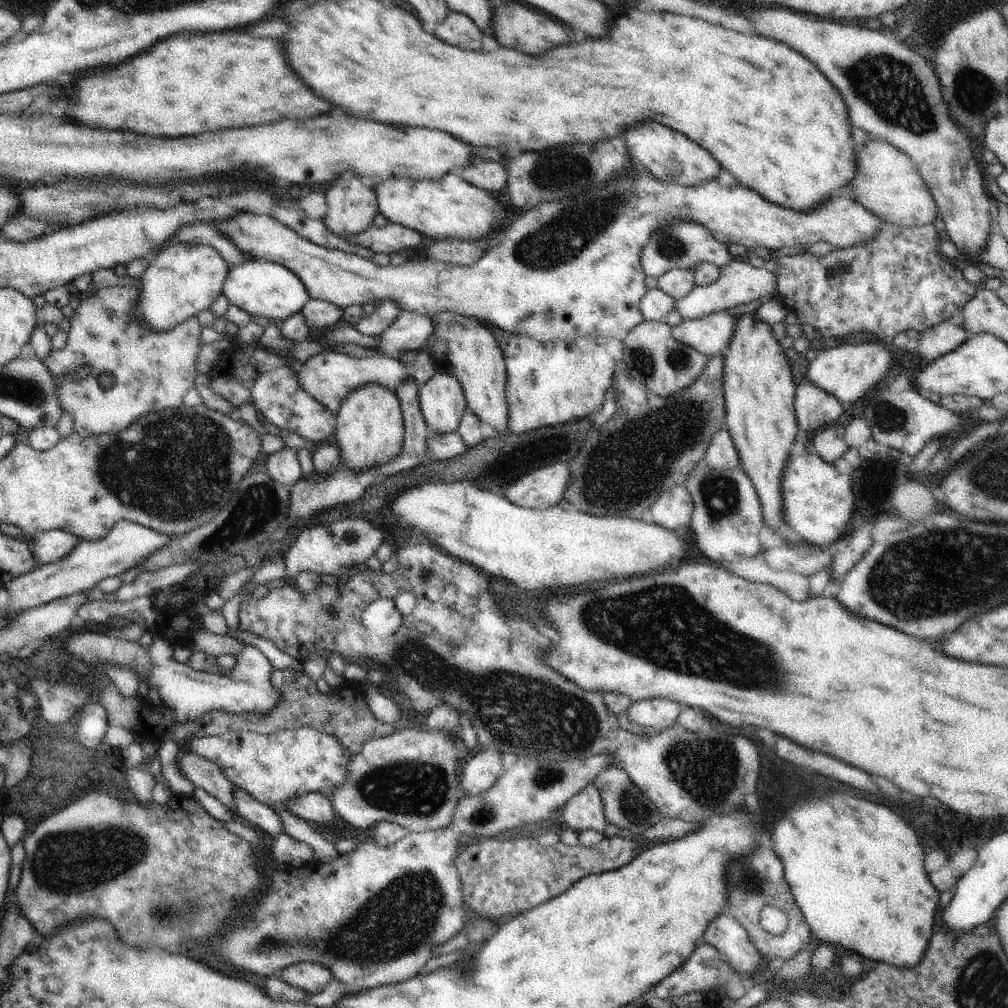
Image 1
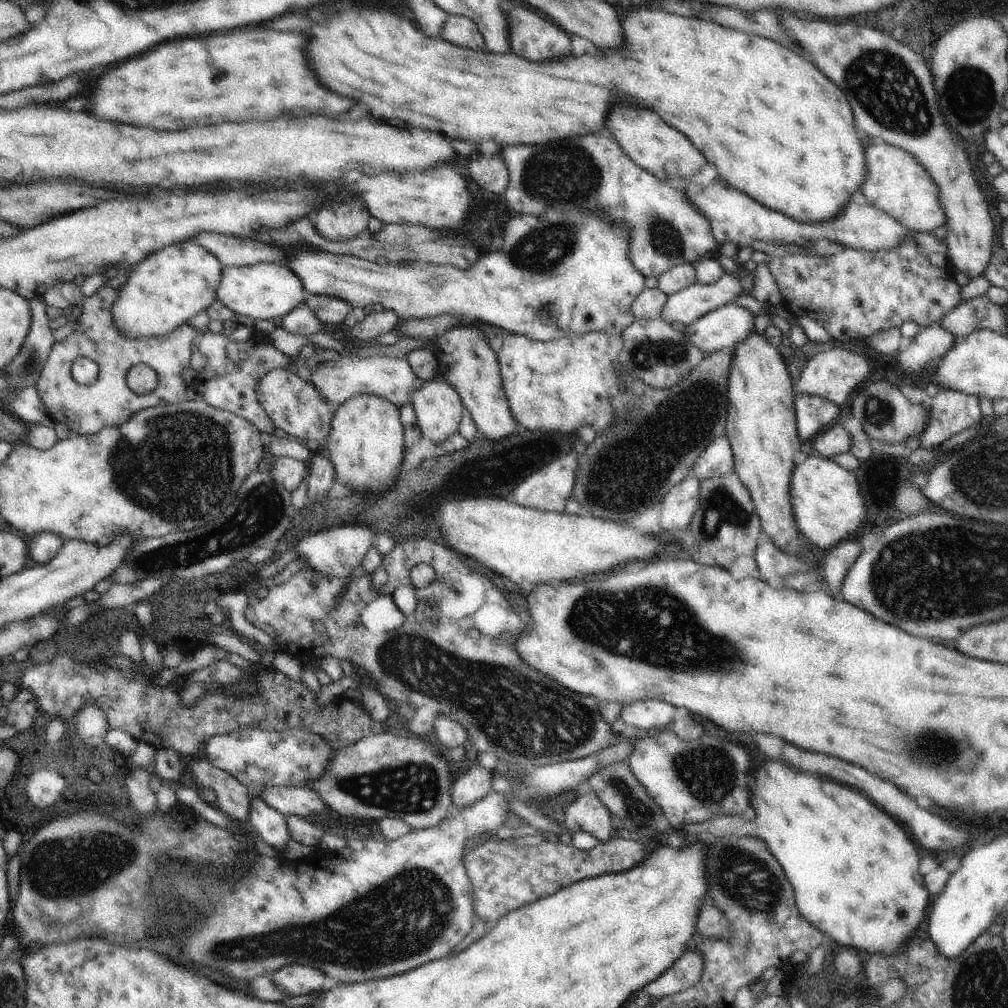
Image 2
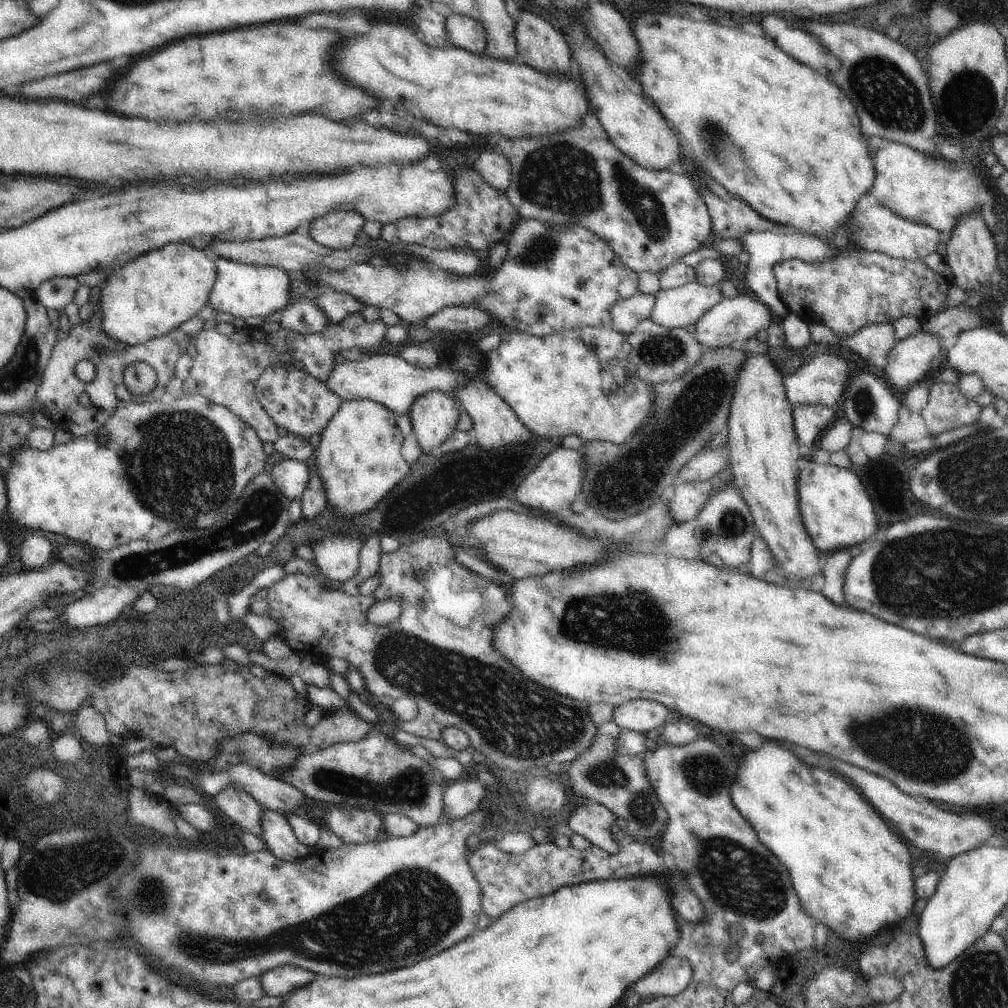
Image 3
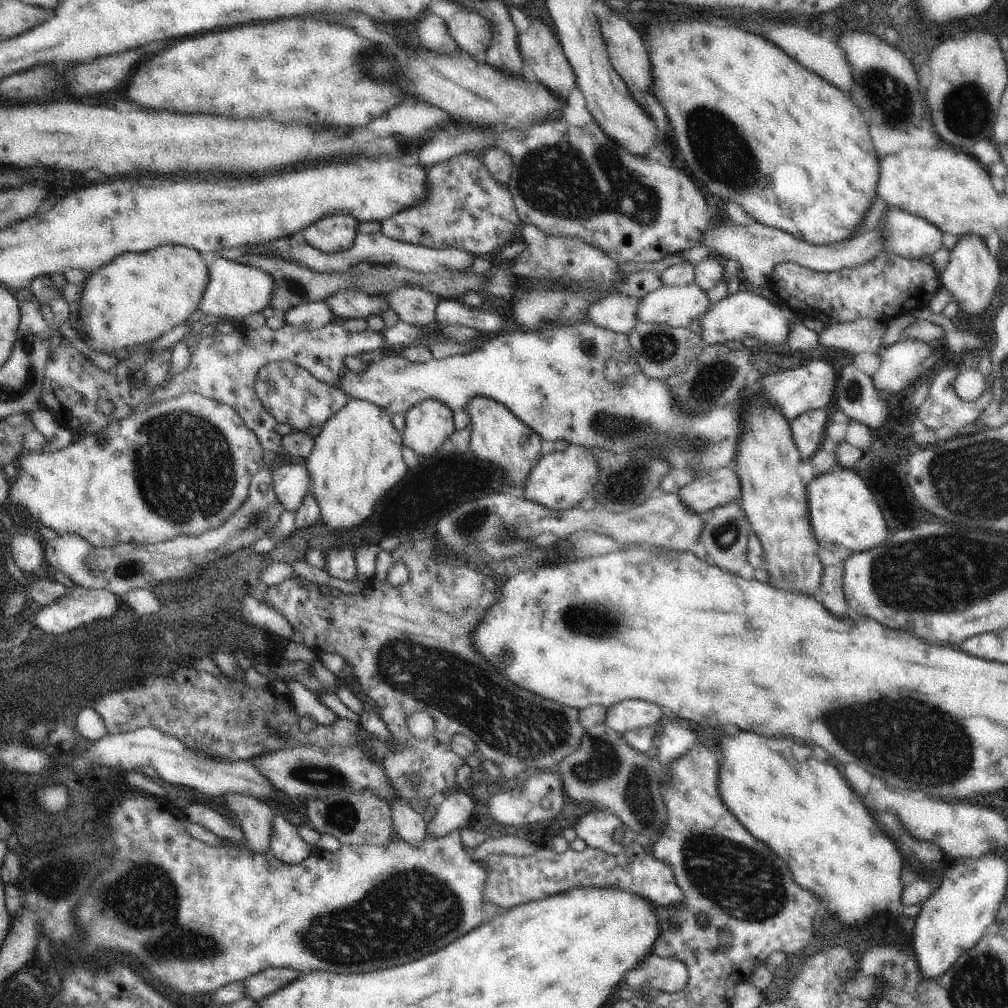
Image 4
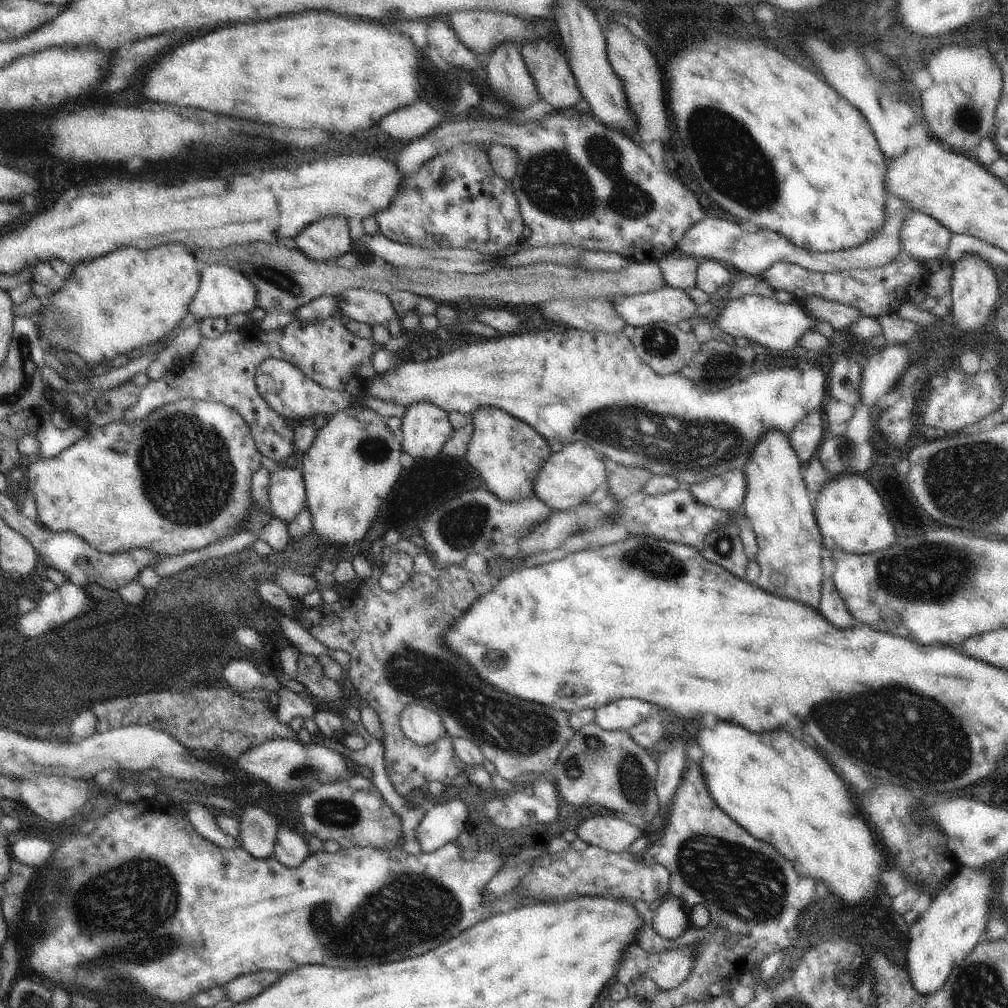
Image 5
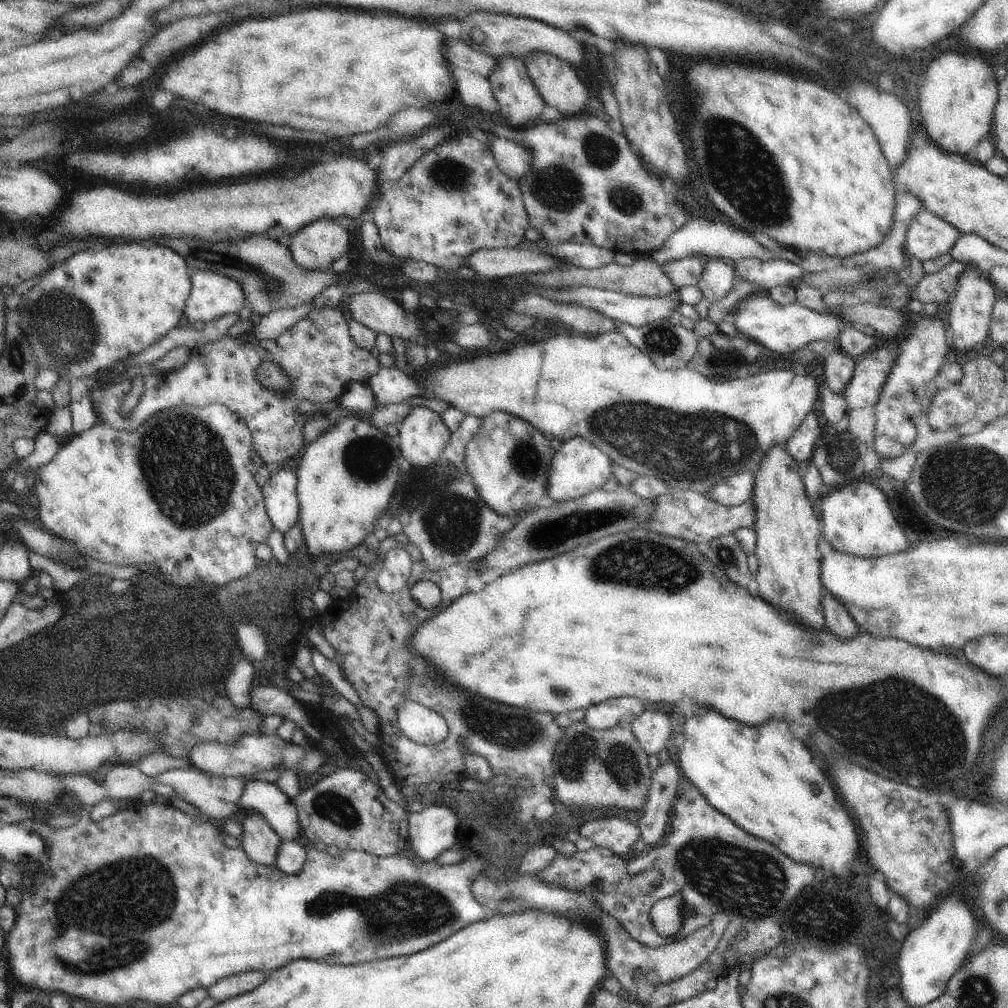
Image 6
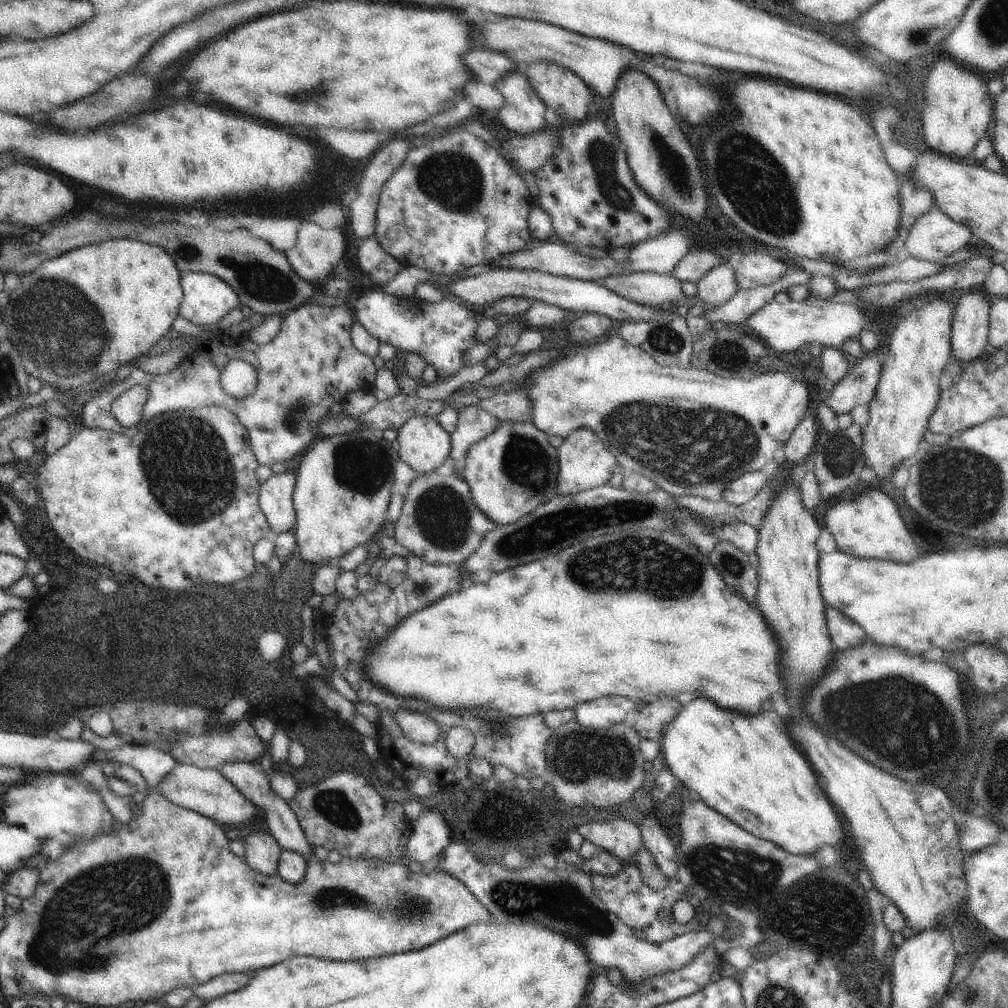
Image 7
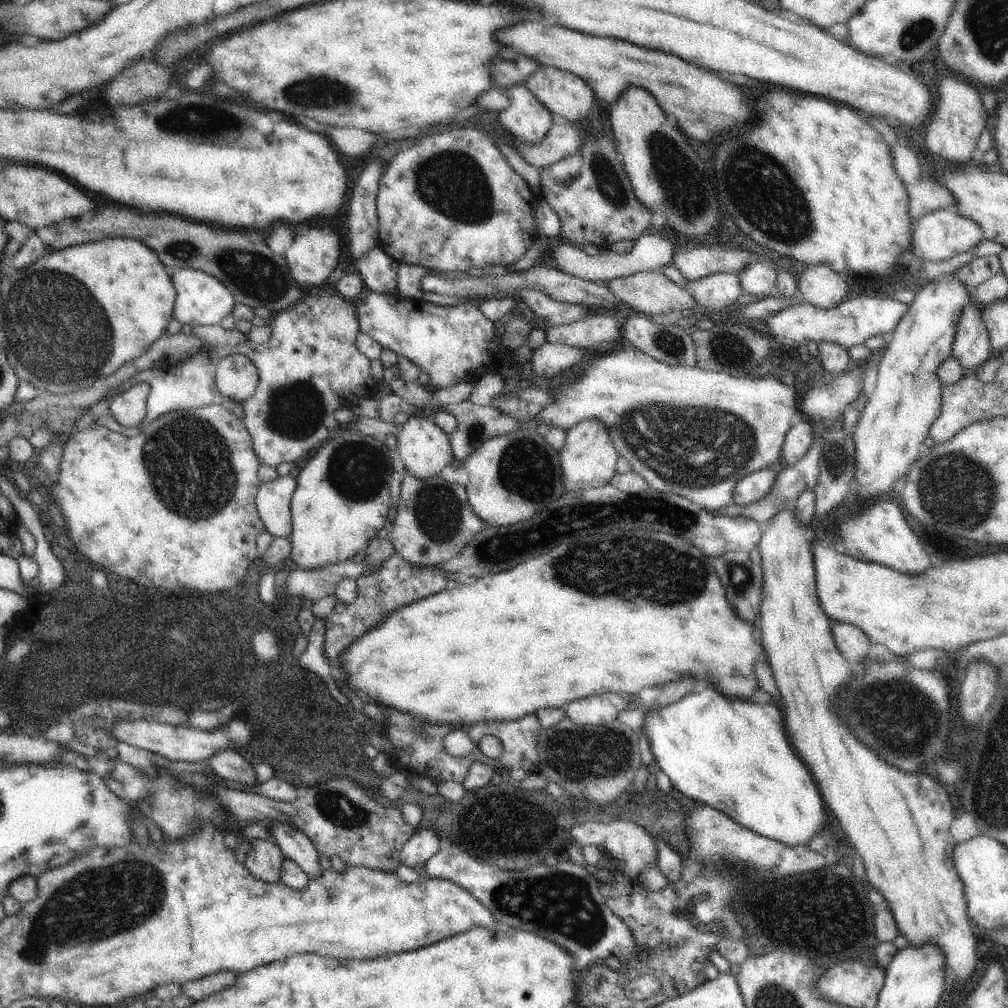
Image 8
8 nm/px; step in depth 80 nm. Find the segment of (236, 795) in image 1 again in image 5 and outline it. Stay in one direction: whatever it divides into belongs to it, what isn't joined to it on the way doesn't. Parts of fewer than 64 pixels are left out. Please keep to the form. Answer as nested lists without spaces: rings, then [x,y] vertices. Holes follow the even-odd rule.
[[[282,820],[277,828],[277,839],[273,855],[289,869],[299,867],[311,854],[309,844],[298,835],[296,830],[287,826]]]

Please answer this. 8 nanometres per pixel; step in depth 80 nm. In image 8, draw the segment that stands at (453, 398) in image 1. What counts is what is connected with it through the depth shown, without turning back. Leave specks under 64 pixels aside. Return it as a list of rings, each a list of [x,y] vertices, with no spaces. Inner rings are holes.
[[[416,415],[403,424],[397,435],[398,454],[406,470],[416,478],[427,479],[440,474],[442,468],[454,463],[450,437],[432,418]]]

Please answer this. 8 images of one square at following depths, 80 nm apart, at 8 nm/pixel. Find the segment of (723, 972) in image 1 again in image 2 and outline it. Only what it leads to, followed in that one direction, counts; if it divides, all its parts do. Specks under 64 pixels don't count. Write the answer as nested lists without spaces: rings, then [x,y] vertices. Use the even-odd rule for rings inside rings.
[[[686,951],[656,982],[645,985],[644,992],[657,999],[670,998],[695,987],[702,978],[705,956],[702,951]]]

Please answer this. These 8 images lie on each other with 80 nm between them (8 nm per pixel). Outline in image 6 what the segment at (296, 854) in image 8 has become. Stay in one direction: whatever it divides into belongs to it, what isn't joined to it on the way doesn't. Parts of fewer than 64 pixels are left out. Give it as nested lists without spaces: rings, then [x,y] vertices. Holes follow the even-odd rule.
[[[253,781],[248,783],[240,800],[243,808],[254,808],[268,819],[282,841],[296,839],[299,829],[297,808],[291,798],[276,783]]]

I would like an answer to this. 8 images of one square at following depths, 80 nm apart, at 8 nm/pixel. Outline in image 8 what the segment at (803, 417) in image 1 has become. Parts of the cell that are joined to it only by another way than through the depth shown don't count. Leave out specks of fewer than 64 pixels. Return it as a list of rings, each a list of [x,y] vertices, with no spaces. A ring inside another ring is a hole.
[[[798,419],[785,436],[781,454],[789,467],[802,460],[814,442],[810,424],[811,422]]]

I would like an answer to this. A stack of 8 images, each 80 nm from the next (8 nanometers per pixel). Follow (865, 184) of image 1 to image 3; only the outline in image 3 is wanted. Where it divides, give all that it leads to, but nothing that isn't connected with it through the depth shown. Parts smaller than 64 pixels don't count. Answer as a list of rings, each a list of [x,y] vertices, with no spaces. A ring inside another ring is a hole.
[[[891,142],[888,146],[880,148],[872,153],[874,160],[874,169],[876,170],[876,178],[872,188],[870,188],[870,196],[876,198],[881,206],[890,208],[897,216],[914,220],[918,223],[925,223],[927,226],[934,228],[937,232],[952,232],[956,228],[956,222],[960,216],[967,214],[982,214],[983,208],[990,207],[992,213],[995,214],[996,200],[994,195],[987,191],[986,184],[983,183],[982,177],[975,171],[970,162],[960,162],[948,158],[948,156],[930,156],[926,152],[918,152],[912,146]]]

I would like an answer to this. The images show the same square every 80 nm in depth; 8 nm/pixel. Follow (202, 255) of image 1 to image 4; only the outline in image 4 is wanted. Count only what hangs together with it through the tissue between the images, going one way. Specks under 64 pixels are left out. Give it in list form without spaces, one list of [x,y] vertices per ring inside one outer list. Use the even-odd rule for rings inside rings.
[[[160,246],[160,248],[150,250],[150,252],[144,252],[144,254],[124,254],[124,256],[116,258],[110,266],[98,270],[96,274],[90,272],[82,284],[83,290],[79,297],[79,303],[74,305],[78,308],[79,321],[84,327],[84,332],[86,332],[86,336],[84,336],[83,340],[90,350],[109,355],[116,349],[124,348],[132,350],[135,346],[138,346],[138,344],[146,344],[146,342],[152,343],[190,318],[190,314],[198,309],[198,304],[200,304],[200,300],[202,300],[202,294],[204,294],[204,290],[206,290],[206,284],[208,284],[208,266],[206,266],[200,254],[198,254],[196,250],[192,250],[192,248],[186,248],[186,246]]]

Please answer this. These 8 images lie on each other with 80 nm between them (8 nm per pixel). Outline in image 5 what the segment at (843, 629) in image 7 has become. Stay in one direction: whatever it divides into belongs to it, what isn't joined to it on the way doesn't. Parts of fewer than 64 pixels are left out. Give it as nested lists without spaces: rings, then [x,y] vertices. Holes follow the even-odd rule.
[[[832,577],[823,580],[821,586],[820,612],[826,614],[834,626],[848,628],[854,624],[854,618],[848,610],[846,603],[840,593],[837,591]]]

